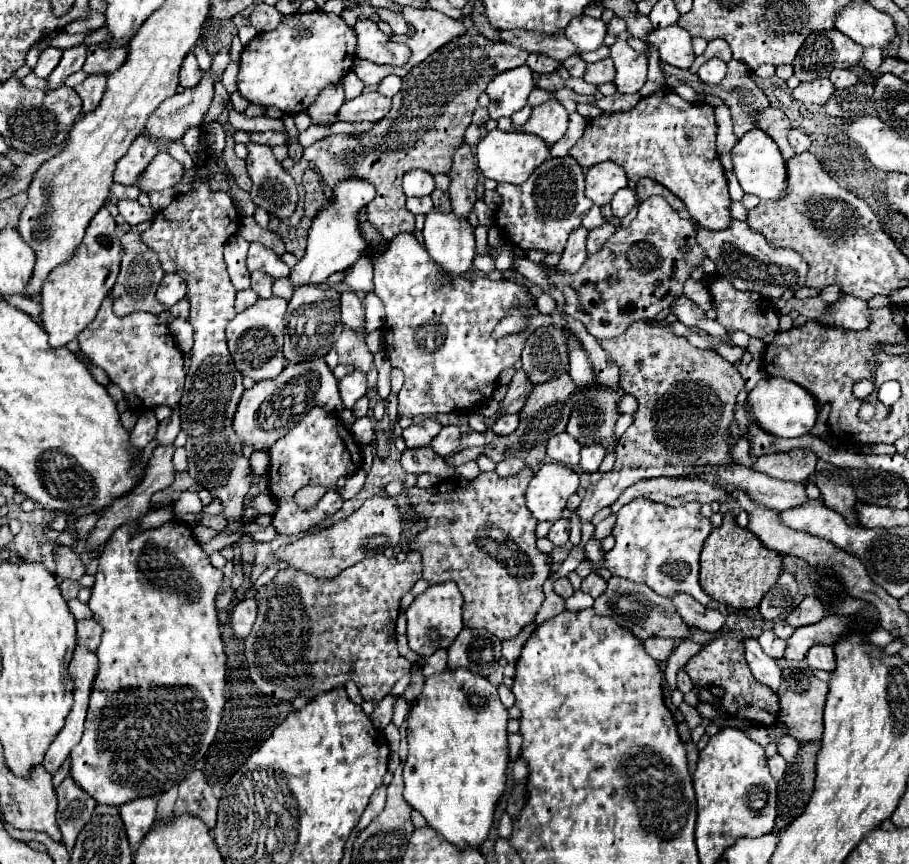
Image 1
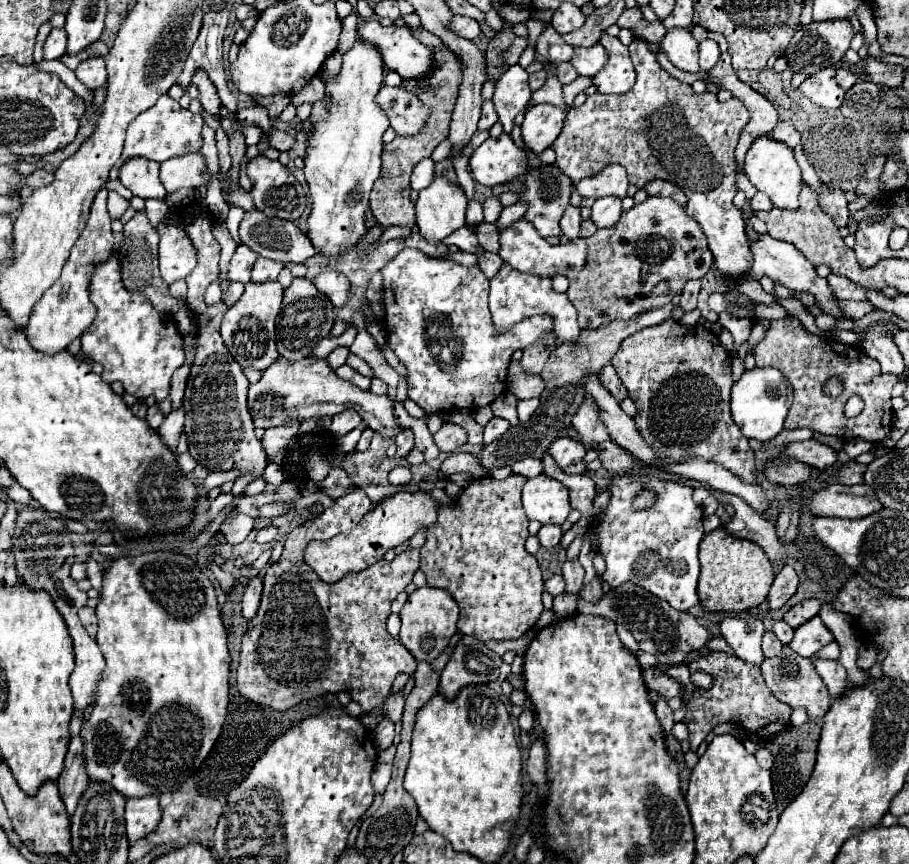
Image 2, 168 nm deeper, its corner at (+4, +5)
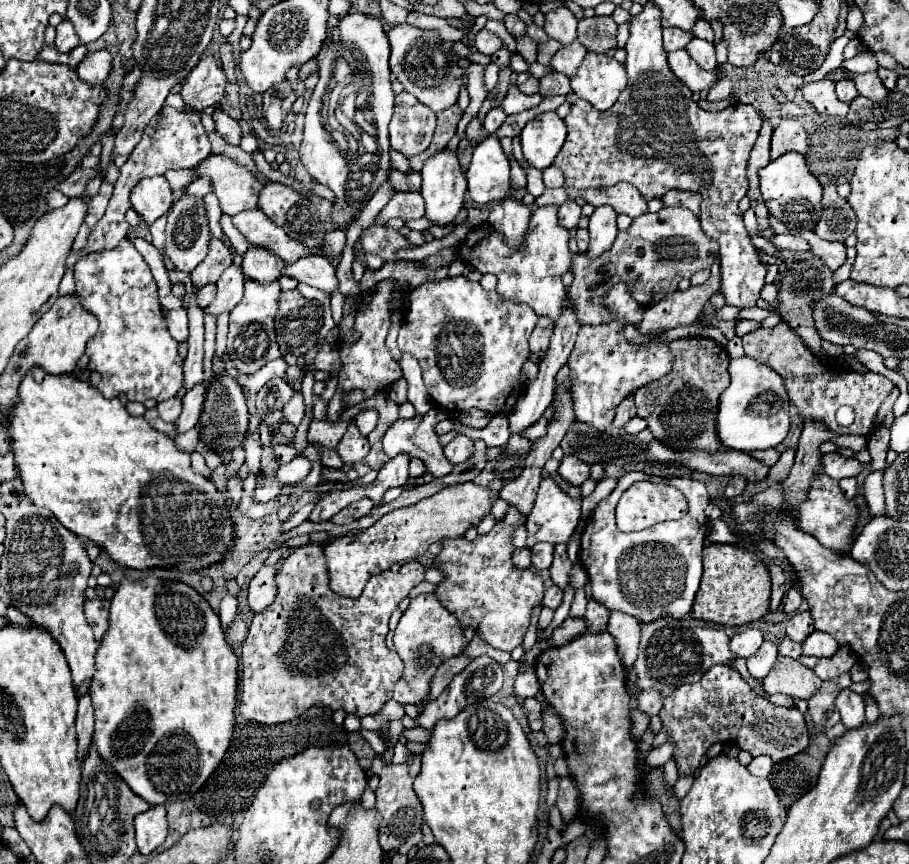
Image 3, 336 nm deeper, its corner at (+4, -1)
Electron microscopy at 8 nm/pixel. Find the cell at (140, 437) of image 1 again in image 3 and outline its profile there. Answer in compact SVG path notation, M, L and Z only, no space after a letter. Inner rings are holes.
M167 399L167 401L159 403L157 405L157 413L159 413L159 417L163 421L173 423L179 417L179 413L181 413L181 399Z

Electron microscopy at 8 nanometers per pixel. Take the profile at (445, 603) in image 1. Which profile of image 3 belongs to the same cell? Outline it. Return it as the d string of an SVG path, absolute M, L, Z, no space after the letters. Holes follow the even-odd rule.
M421 595L417 599L411 599L411 605L407 611L401 615L399 625L395 629L395 651L405 663L405 671L401 679L394 687L393 699L402 706L405 703L419 703L427 697L429 693L429 681L437 667L463 653L467 641L463 637L461 625L453 613L449 613L433 595Z

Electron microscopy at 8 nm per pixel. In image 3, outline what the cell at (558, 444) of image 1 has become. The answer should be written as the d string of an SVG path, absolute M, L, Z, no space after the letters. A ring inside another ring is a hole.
M565 455L561 459L561 465L559 465L557 473L563 479L567 479L571 485L581 485L589 477L589 465L583 463L581 459L577 459L575 455Z

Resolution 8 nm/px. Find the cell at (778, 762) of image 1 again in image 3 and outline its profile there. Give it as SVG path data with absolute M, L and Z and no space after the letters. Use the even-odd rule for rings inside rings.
M765 755L753 757L753 761L747 765L747 769L749 769L749 773L755 775L755 777L767 777L769 771L773 769L773 759L771 759L771 757L765 757Z

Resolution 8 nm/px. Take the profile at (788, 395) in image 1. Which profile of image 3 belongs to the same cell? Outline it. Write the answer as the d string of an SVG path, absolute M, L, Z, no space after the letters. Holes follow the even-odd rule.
M751 357L731 359L729 363L731 385L719 397L717 433L727 449L755 451L779 445L789 431L789 397L779 373L753 361Z

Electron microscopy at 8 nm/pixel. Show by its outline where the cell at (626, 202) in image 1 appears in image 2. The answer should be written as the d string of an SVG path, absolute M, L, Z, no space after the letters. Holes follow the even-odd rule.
M601 197L595 201L595 205L591 207L591 221L603 229L603 227L613 227L613 223L617 223L617 219L621 217L621 199L617 197Z

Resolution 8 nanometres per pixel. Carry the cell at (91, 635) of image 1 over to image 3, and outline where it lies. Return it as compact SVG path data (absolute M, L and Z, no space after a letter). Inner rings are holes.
M93 599L93 601L87 601L85 603L85 617L87 617L87 623L91 625L93 633L95 633L95 639L99 641L105 633L105 629L109 627L109 609L105 605L105 601L101 599Z

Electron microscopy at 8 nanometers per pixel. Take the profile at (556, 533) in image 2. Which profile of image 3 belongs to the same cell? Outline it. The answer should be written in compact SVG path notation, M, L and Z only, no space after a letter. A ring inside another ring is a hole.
M537 543L533 549L533 567L537 569L547 569L551 567L553 561L553 545L551 543Z

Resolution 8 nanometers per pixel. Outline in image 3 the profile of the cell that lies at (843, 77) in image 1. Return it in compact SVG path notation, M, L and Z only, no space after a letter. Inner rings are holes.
M841 79L837 81L837 97L845 103L851 103L855 97L857 97L857 89L855 89L855 83L851 79Z

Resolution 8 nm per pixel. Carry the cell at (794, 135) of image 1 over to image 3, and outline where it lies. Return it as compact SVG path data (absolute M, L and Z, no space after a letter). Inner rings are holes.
M783 119L771 139L771 159L787 153L787 151L797 151L805 153L807 151L807 141L805 141L805 131L801 121L797 119Z

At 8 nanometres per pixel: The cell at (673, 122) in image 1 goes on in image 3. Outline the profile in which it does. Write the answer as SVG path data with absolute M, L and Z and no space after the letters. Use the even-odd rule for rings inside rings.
M653 3L643 7L643 13L631 19L631 35L625 45L627 59L627 89L621 93L617 105L609 111L598 111L590 103L579 99L571 113L565 117L567 141L559 151L555 165L565 175L565 185L575 189L587 187L611 187L619 181L635 185L641 195L649 199L659 199L669 189L697 191L701 193L701 215L699 223L705 235L719 245L719 265L721 265L721 293L727 305L735 307L755 307L759 291L765 285L767 269L761 265L751 237L743 225L743 217L737 209L739 199L747 193L747 157L761 129L761 113L753 105L733 103L723 111L705 111L693 99L689 87L679 81L667 65L667 53L661 43L661 13Z

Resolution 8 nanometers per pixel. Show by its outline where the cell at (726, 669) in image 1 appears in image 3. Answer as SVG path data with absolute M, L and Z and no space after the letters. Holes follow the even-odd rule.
M713 665L701 677L699 683L687 685L687 691L675 689L673 695L665 697L659 717L661 717L663 725L667 725L671 729L671 741L675 741L675 745L677 745L673 757L675 757L681 773L693 773L699 767L701 757L717 741L737 741L739 747L749 751L753 757L769 755L773 761L781 761L781 759L793 757L795 753L803 751L809 745L809 737L811 737L805 727L803 713L799 713L797 709L783 709L783 707L775 707L775 705L767 703L749 687L749 683L745 683L745 679L739 675L739 671L729 665Z

